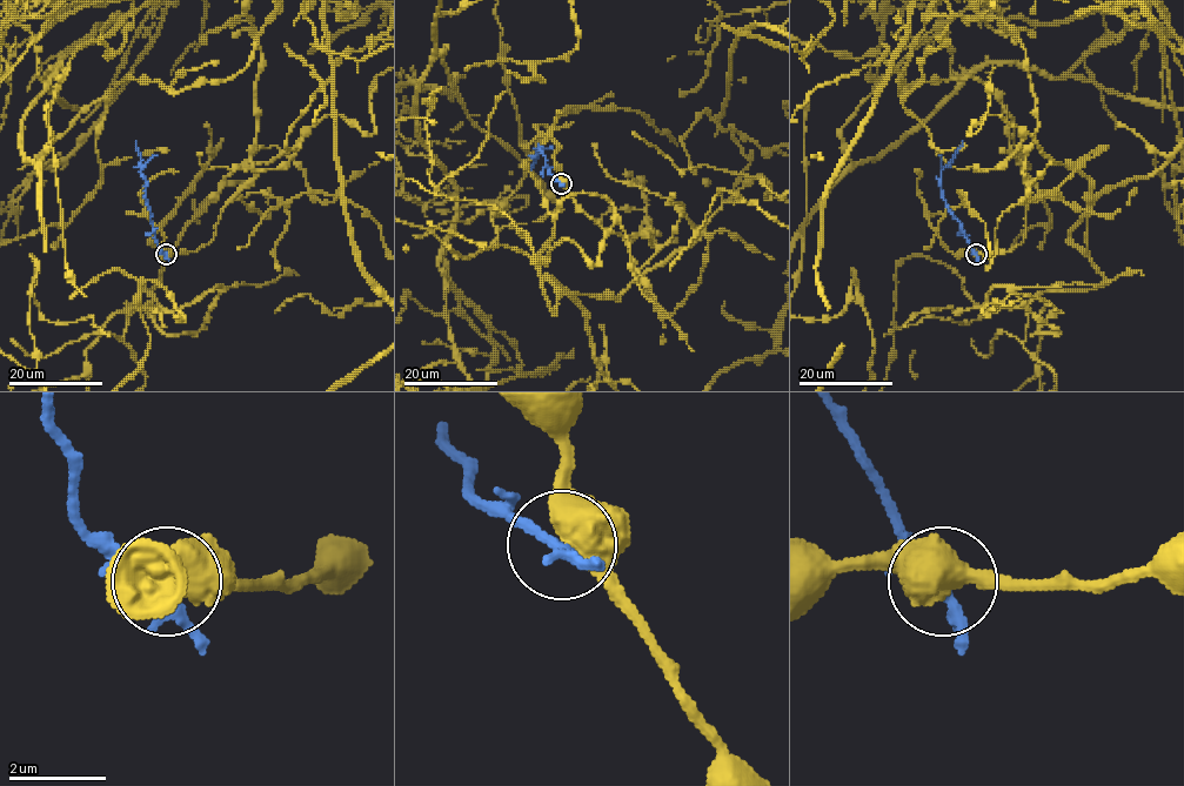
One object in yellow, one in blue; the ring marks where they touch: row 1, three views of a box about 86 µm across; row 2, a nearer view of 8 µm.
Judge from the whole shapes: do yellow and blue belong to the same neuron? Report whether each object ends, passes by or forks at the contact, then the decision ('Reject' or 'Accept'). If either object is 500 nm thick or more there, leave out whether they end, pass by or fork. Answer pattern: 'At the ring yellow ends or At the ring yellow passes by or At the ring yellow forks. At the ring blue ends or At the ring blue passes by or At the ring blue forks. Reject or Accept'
Reject

